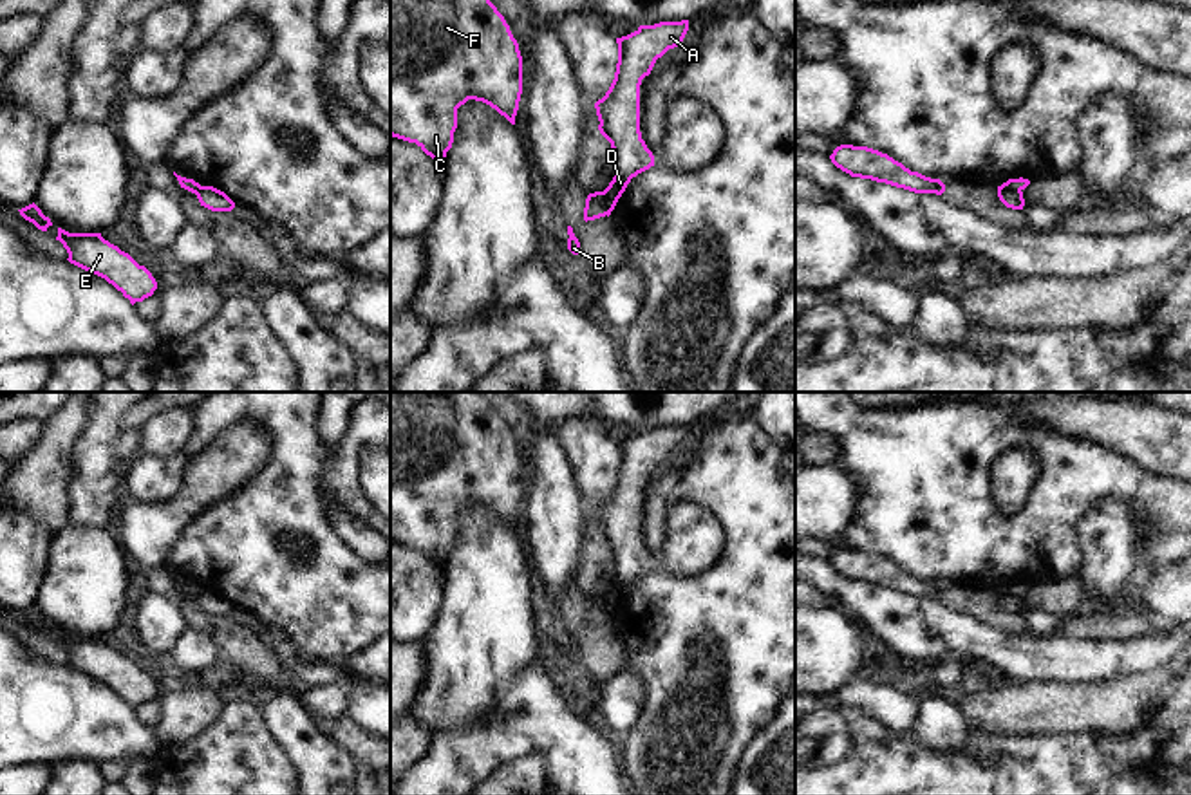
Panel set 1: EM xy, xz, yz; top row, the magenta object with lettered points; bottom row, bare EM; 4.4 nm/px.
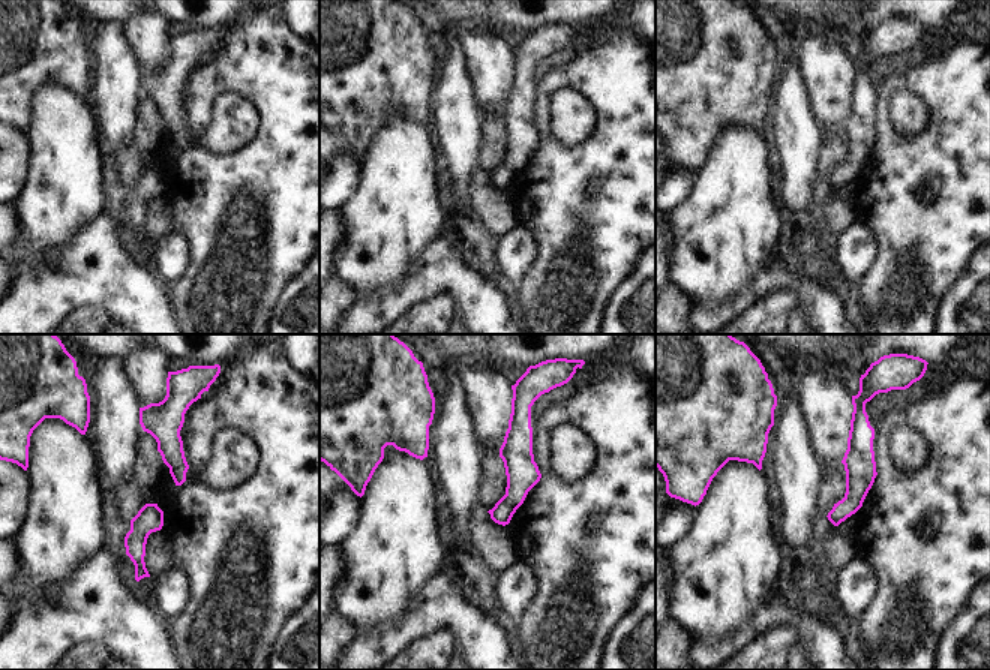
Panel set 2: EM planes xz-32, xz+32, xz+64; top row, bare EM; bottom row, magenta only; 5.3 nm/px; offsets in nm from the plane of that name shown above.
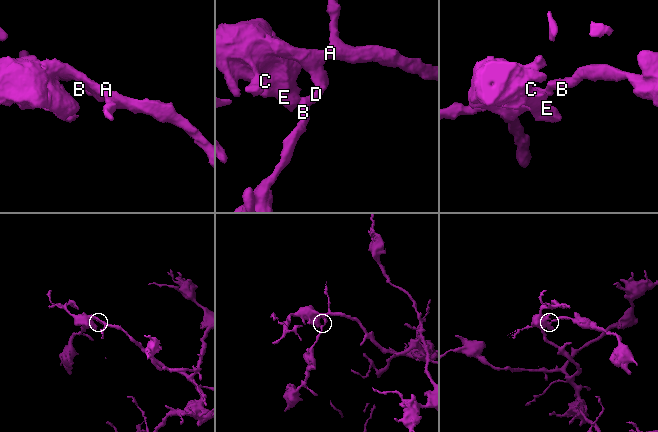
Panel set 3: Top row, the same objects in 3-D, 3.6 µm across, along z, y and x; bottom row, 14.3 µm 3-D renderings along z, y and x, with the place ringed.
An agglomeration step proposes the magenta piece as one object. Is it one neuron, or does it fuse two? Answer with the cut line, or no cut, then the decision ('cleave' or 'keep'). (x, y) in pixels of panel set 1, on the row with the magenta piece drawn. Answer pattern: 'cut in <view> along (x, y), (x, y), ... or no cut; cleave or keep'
cut in xz along (602, 192), (608, 214); cleave

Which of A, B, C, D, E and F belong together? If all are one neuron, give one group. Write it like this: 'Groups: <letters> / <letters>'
Groups: A C D E F / B.

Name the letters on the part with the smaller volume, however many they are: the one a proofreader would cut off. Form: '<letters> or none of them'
B

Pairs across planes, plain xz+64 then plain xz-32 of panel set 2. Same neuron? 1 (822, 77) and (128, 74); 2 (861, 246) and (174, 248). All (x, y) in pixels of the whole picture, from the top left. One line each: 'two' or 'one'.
1: two
2: one

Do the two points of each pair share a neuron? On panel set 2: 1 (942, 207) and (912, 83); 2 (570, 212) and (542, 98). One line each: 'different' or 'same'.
1: same
2: same

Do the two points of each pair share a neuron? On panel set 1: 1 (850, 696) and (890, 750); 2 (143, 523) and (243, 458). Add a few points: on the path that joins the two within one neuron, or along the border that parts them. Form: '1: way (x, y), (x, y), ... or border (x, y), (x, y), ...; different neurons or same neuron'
1: border (839, 709), (864, 709), (899, 730); different neurons
2: way (168, 519), (217, 472); same neuron

